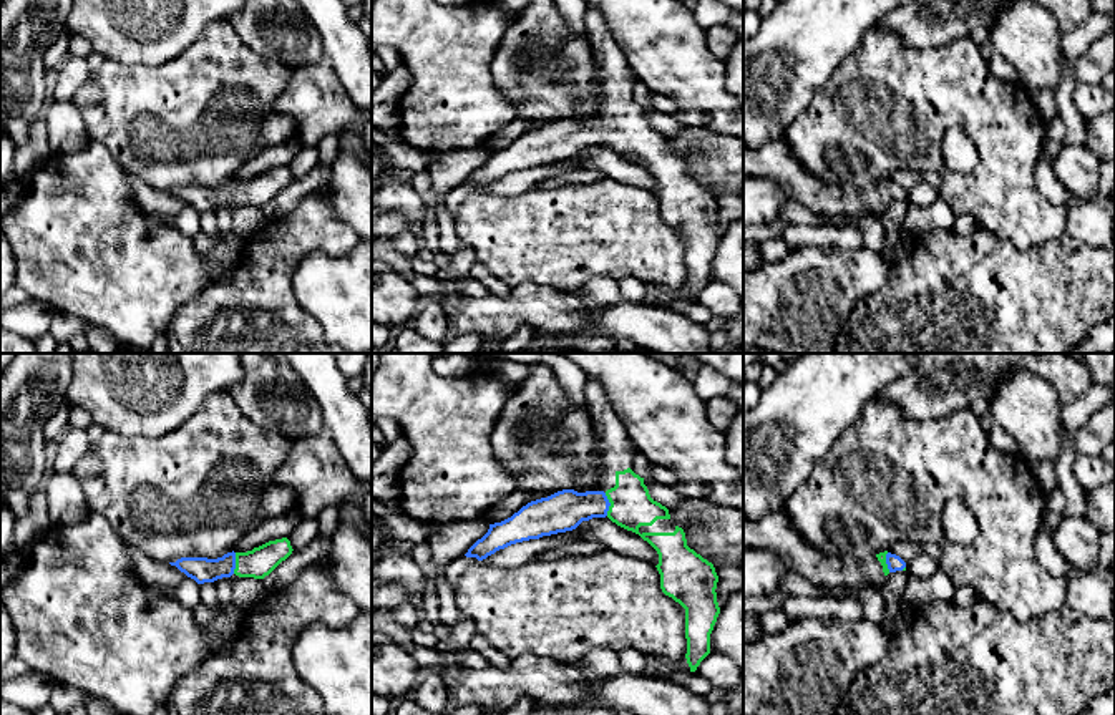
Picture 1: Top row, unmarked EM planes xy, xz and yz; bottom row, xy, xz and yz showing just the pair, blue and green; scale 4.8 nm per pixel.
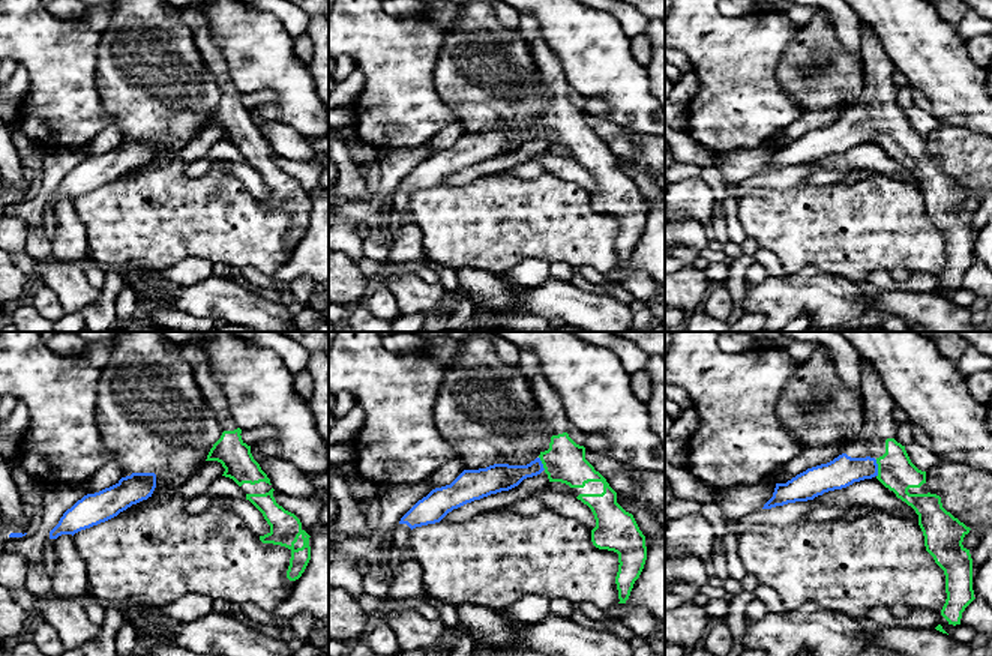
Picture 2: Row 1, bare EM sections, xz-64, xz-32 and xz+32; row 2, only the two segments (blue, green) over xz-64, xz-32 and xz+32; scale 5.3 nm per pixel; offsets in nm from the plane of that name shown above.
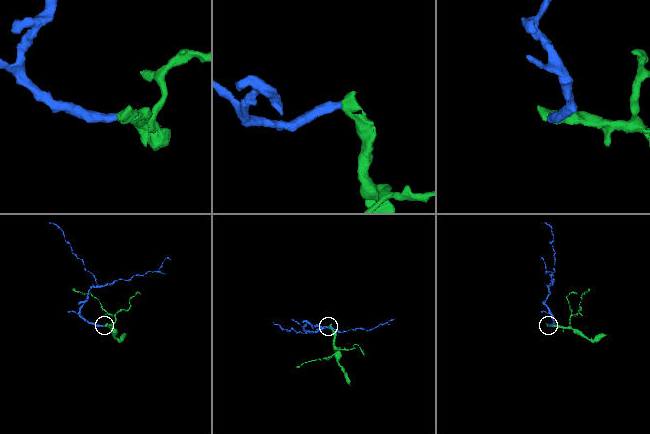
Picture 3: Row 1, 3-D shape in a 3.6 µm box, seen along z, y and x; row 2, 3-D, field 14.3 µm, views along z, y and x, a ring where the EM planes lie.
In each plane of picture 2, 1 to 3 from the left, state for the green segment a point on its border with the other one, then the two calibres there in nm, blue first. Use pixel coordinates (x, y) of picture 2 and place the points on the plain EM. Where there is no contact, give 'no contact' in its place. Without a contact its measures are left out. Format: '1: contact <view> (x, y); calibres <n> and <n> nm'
1: no contact
2: contact xz-32 (541, 126); calibres 150 and 220 nm
3: contact xz+32 (877, 132); calibres 160 and 200 nm

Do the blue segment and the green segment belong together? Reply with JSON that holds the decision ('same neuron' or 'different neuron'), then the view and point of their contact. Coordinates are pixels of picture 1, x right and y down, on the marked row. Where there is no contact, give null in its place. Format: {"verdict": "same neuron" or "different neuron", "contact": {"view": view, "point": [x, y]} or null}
{"verdict": "same neuron", "contact": {"view": "xz", "point": [609, 505]}}

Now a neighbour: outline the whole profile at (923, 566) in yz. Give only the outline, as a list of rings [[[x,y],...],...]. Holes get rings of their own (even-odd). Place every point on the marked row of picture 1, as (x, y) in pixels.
[[[924,551],[906,564],[908,574],[918,579],[929,579],[939,567],[941,564]]]

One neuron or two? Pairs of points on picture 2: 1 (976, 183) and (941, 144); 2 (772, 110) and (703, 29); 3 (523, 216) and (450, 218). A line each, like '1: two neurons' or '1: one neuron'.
1: one neuron
2: one neuron
3: one neuron

